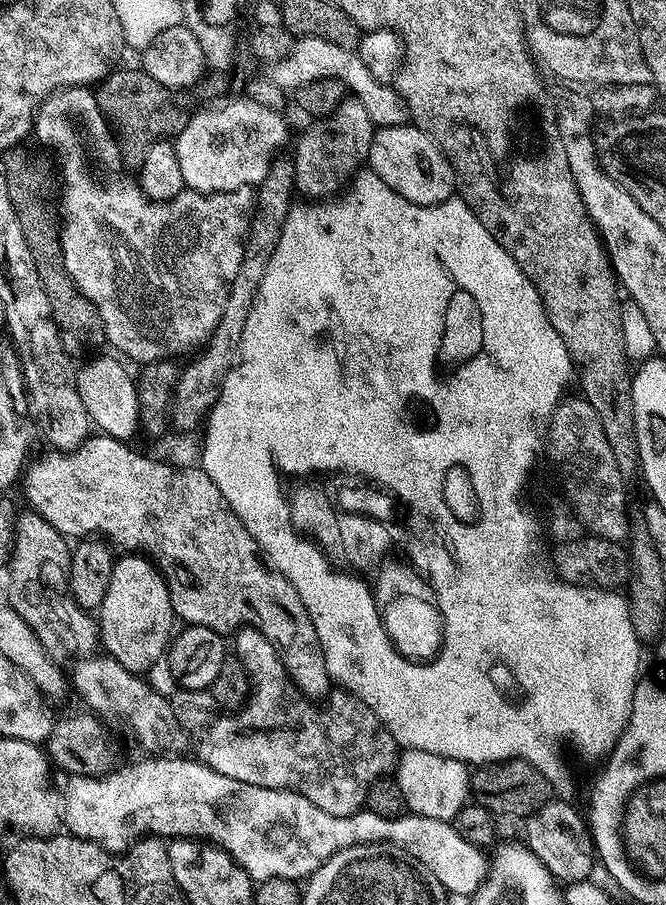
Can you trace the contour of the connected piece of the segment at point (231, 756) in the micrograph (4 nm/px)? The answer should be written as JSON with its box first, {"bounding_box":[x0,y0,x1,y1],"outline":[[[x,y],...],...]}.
{"bounding_box":[195,628,398,816],"outline":[[[238,628],[234,639],[234,656],[252,680],[252,694],[239,712],[221,715],[221,720],[214,721],[201,734],[200,745],[195,752],[200,763],[226,778],[234,778],[250,786],[284,788],[287,792],[302,794],[302,798],[310,798],[310,802],[314,802],[318,810],[326,810],[326,814],[352,816],[361,811],[365,807],[364,799],[369,786],[387,777],[397,767],[398,745],[390,730],[382,726],[378,714],[374,714],[374,710],[370,710],[370,706],[366,706],[366,702],[358,699],[353,692],[332,690],[323,702],[317,702],[301,692],[280,661],[278,650],[257,628]]]}

